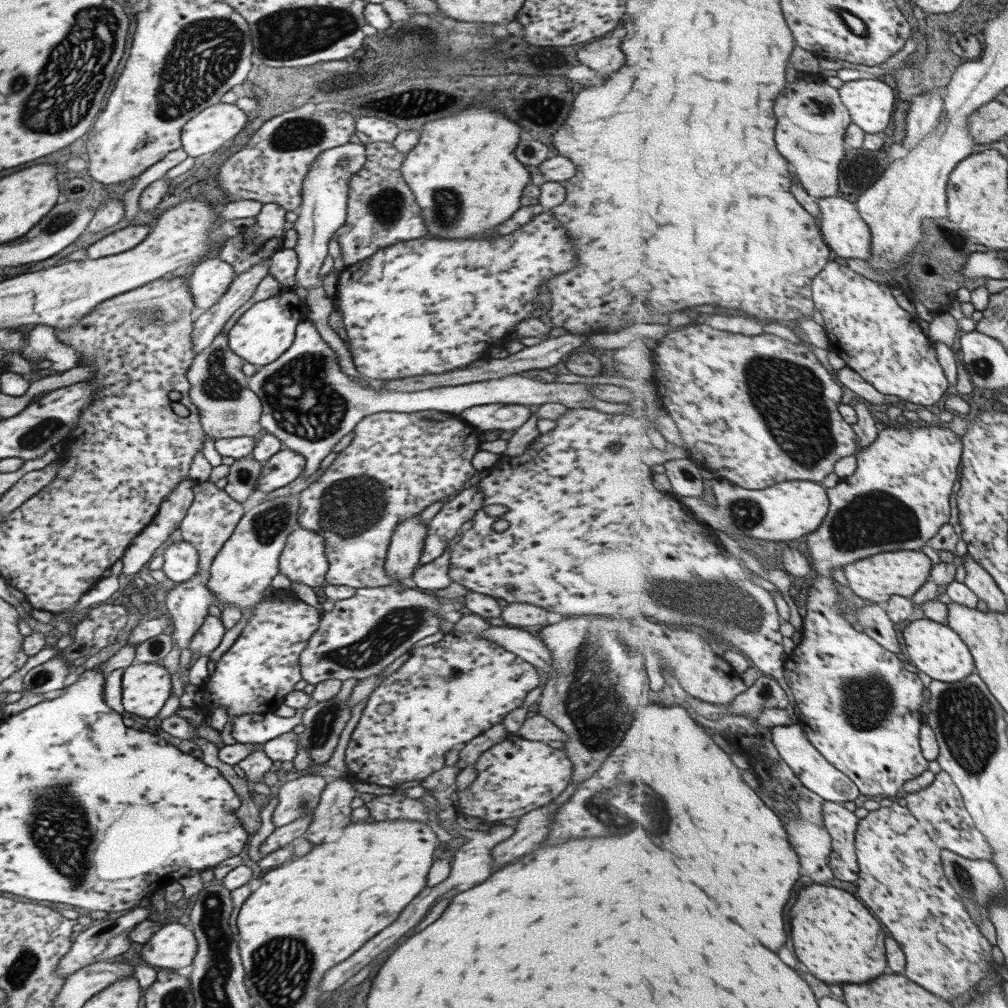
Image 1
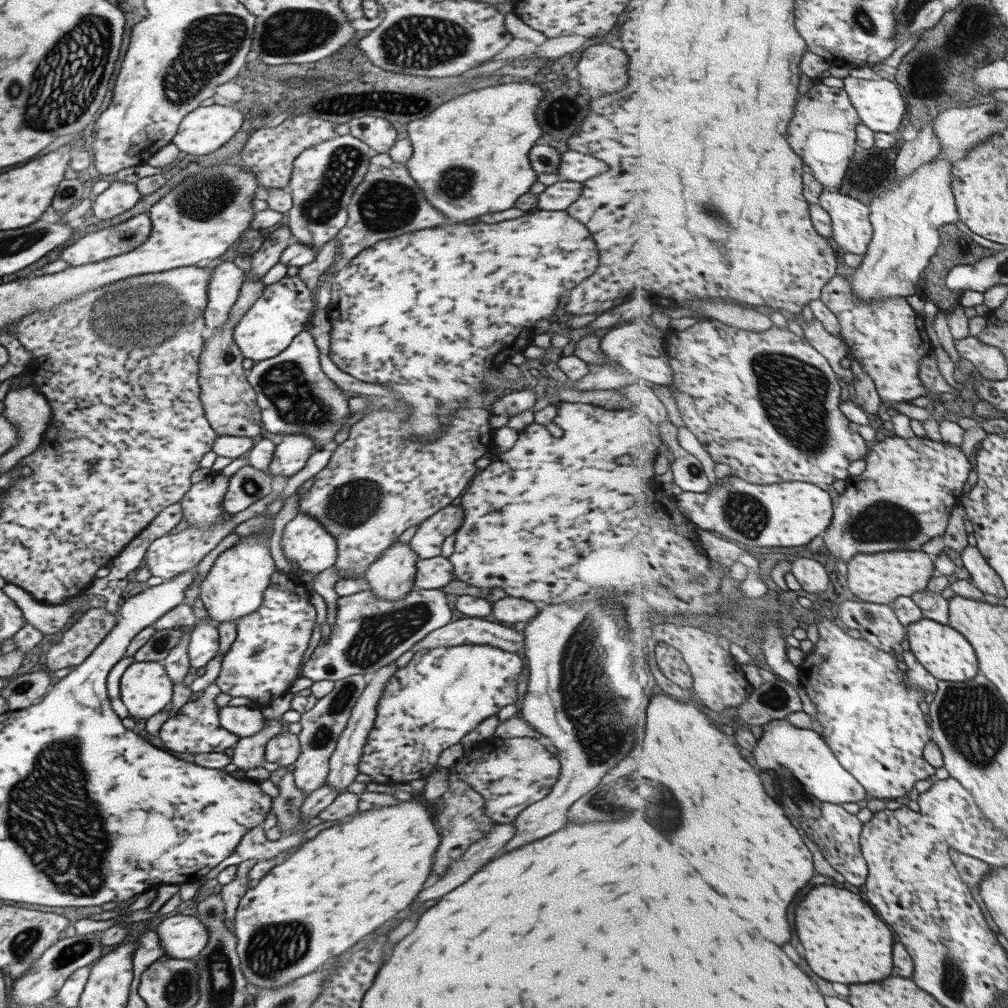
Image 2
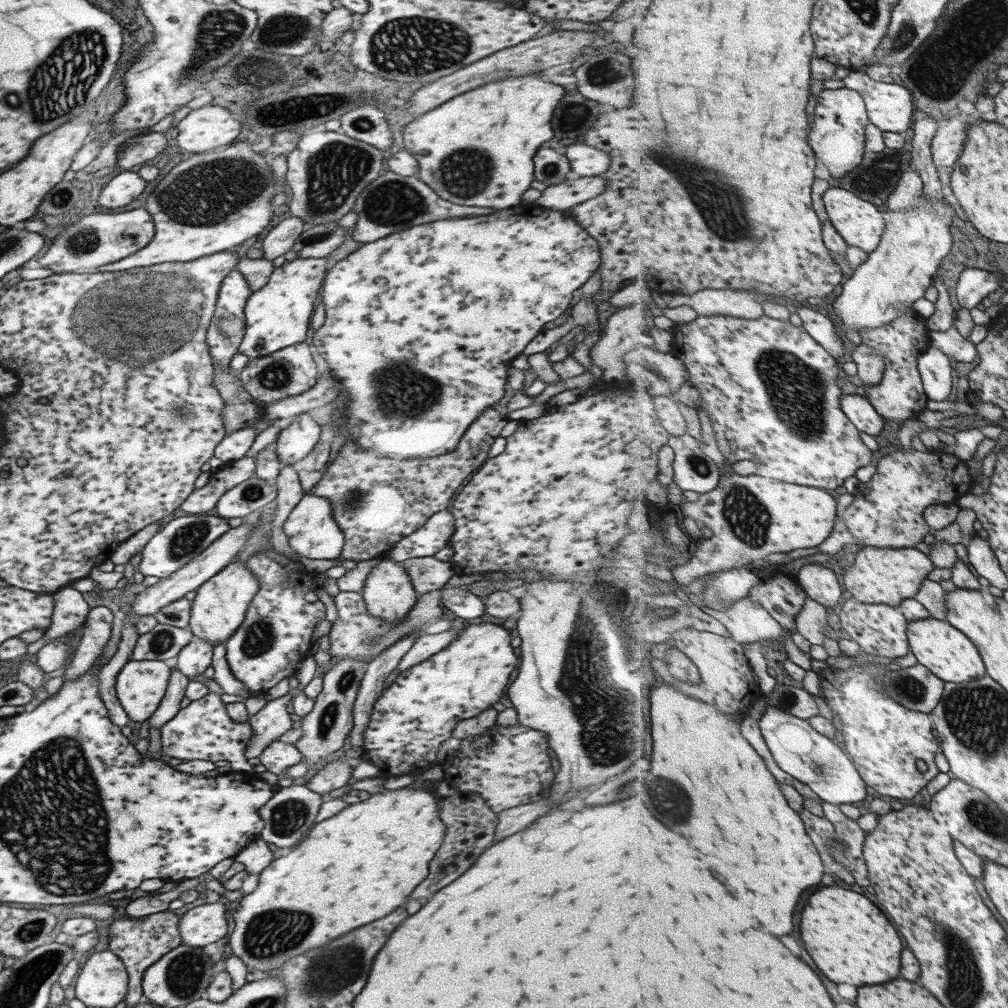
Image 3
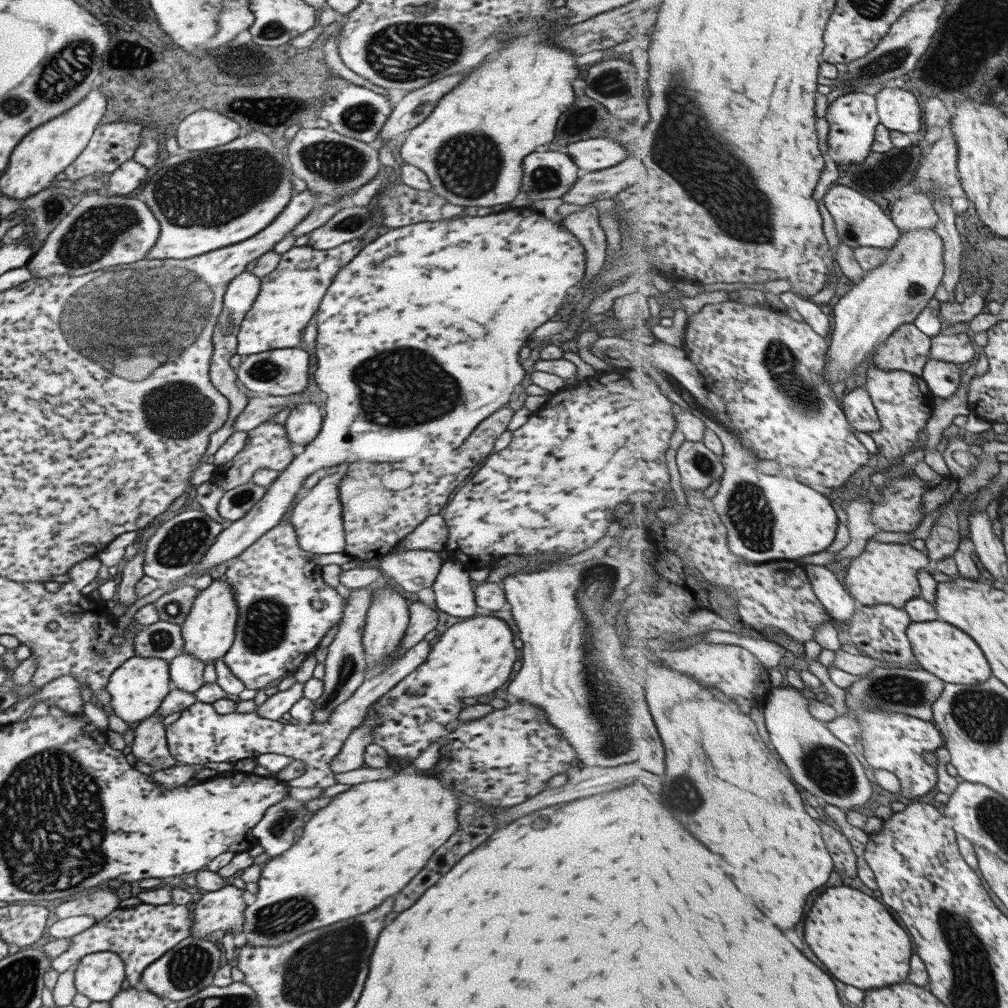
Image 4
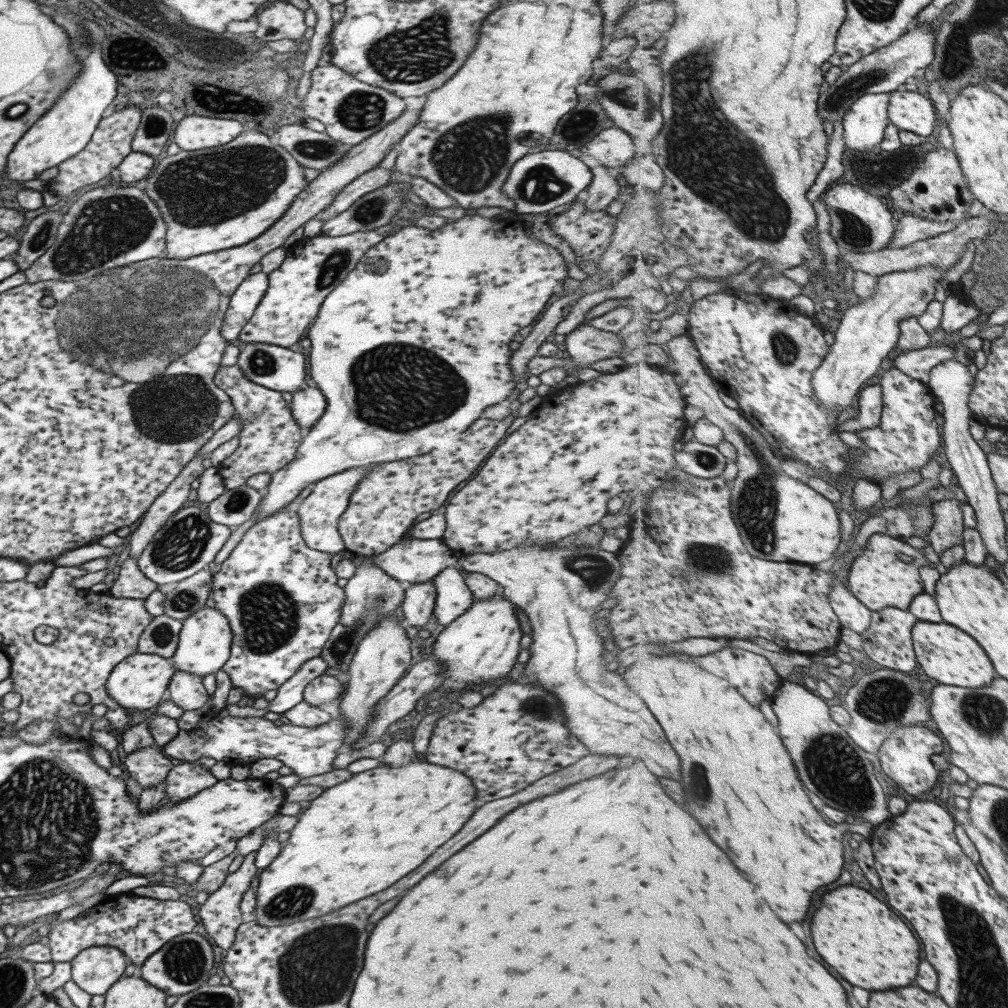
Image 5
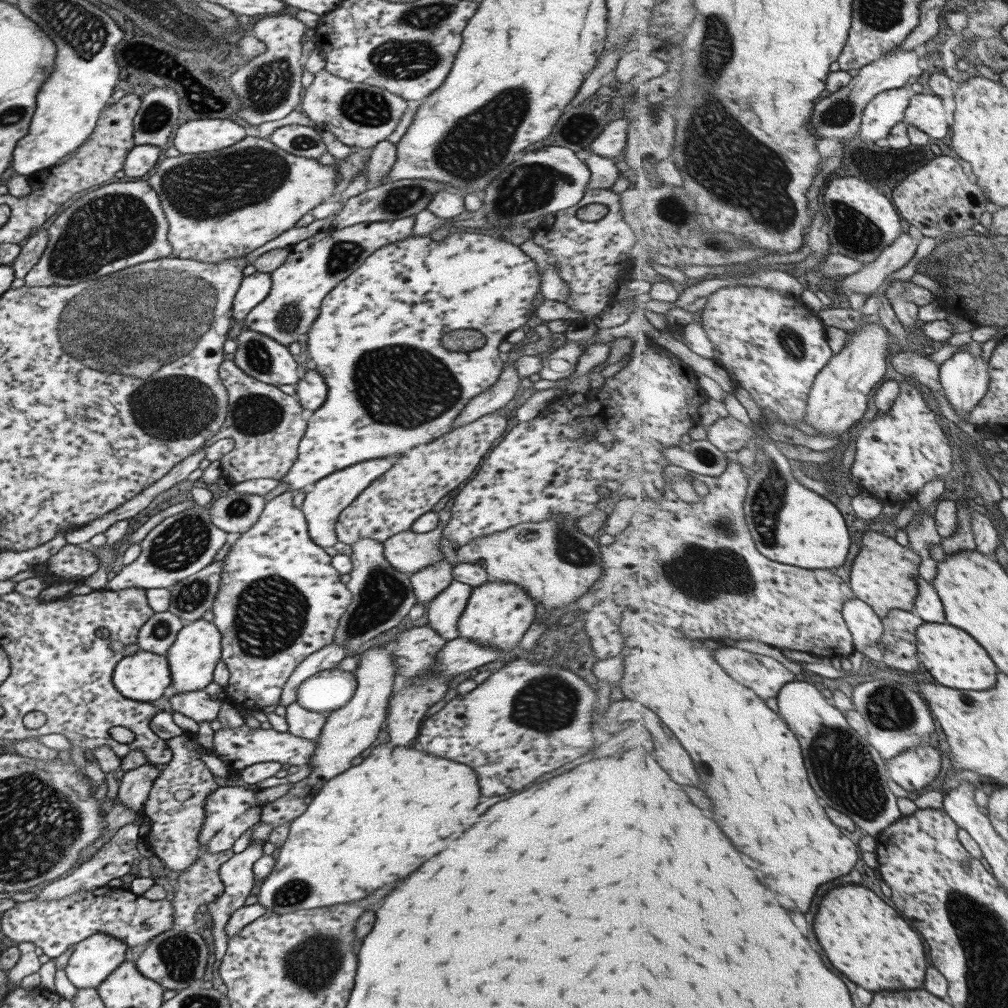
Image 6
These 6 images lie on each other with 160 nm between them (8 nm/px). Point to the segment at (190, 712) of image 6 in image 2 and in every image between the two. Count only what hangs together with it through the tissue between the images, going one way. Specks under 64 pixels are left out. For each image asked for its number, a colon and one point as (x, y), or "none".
2: (203, 645)
3: (196, 656)
4: (184, 671)
5: (184, 689)

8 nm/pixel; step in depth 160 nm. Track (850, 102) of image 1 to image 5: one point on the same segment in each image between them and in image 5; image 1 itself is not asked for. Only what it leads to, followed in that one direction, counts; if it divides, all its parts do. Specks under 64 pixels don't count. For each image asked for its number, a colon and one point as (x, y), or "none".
2: (879, 102)
3: (890, 105)
4: (900, 110)
5: (910, 111)

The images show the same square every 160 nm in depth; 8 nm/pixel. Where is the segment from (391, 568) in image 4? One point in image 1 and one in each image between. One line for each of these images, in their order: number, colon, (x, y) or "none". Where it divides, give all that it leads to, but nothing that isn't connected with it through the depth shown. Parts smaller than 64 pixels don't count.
1: (432, 575)
2: (431, 573)
3: (426, 574)

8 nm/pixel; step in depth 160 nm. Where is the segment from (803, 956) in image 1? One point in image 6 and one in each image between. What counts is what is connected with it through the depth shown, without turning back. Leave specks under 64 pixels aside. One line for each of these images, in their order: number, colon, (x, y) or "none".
2: (845, 942)
3: (852, 941)
4: (855, 936)
5: (863, 939)
6: (868, 940)

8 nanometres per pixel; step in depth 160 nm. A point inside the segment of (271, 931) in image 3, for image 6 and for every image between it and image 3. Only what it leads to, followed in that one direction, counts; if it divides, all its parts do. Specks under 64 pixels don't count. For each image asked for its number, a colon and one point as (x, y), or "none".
4: (367, 842)
5: (359, 836)
6: (371, 821)

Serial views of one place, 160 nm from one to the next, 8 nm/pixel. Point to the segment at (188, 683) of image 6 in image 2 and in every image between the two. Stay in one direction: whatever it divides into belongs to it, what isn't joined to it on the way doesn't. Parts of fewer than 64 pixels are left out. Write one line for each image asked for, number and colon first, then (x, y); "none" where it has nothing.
2: (233, 587)
3: (219, 605)
4: (208, 630)
5: (204, 640)

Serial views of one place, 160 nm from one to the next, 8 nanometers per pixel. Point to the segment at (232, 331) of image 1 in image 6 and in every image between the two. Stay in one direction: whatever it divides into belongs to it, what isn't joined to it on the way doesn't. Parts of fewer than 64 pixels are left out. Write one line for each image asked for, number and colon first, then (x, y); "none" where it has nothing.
2: (282, 310)
3: (276, 315)
4: (288, 298)
5: (312, 266)
6: (313, 266)

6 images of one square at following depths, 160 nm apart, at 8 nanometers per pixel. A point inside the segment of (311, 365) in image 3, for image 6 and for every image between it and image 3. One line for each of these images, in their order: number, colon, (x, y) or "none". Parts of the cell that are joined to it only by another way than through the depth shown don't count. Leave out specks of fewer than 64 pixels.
4: (279, 372)
5: (280, 369)
6: (258, 356)

